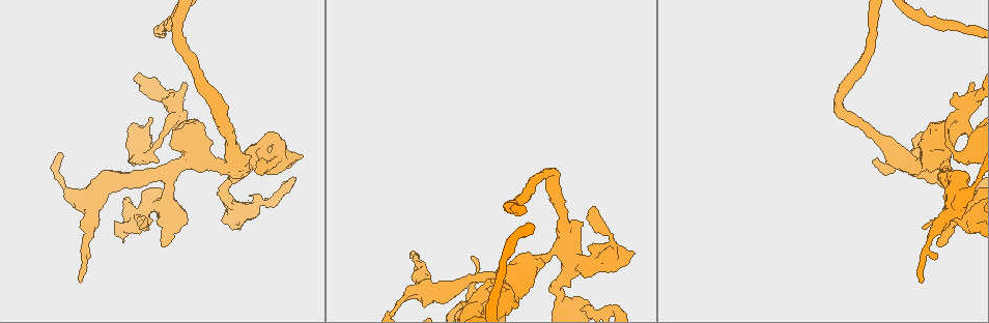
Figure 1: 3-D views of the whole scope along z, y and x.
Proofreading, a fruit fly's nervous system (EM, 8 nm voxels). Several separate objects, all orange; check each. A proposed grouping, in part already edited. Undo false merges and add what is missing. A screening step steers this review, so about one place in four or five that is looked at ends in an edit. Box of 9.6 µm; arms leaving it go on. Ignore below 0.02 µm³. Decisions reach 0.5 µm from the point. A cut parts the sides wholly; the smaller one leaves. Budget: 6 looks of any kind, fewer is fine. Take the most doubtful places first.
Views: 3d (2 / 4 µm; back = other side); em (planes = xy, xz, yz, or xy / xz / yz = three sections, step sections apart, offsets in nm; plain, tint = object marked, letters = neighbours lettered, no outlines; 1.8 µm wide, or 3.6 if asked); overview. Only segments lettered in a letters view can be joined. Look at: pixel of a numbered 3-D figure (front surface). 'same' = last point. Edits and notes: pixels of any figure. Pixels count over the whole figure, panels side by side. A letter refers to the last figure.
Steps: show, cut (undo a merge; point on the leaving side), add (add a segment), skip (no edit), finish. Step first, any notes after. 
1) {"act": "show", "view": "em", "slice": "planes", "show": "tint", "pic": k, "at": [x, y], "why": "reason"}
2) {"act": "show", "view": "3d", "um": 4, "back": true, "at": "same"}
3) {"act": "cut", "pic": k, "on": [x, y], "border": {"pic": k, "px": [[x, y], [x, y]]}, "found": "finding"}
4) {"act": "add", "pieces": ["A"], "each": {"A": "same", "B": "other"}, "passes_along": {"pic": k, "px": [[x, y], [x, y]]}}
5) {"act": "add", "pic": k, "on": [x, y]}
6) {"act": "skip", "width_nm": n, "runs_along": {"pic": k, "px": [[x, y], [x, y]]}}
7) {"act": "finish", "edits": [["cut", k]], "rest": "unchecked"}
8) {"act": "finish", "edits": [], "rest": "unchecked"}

{"act": "show", "view": "em", "slice": "planes", "show": "letters", "pic": 1, "at": [469, 297], "why": "thick turns thin"}

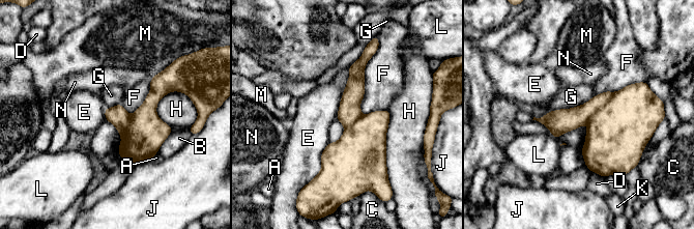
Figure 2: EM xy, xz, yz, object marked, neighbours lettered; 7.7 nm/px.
{"act": "cut", "pic": 2, "on": [572, 118], "each": {"A": "other", "B": "other", "C": "other", "D": "other", "E": "other", "F": "other", "G": "other", "H": "other", "J": "other", "K": "other", "L": "other", "M": "other", "N": "other"}, "border": {"pic": 2, "px": [[613, 92], [586, 122]]}, "found": "a second cell is stuck on"}

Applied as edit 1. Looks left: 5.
{"act": "show", "view": "em", "slice": "planes", "show": "tint", "pic": 1, "at": [913, 165], "why": "looks like a crossing"}

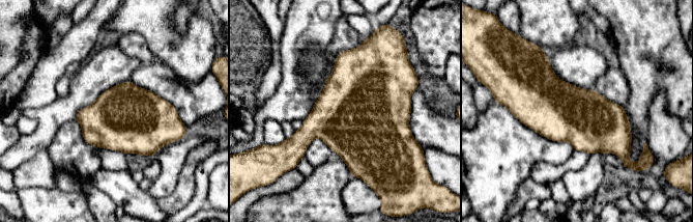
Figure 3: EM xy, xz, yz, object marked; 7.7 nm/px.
{"act": "show", "view": "em", "slice": "planes", "show": "letters", "at": "same", "why": "what lies round it"}

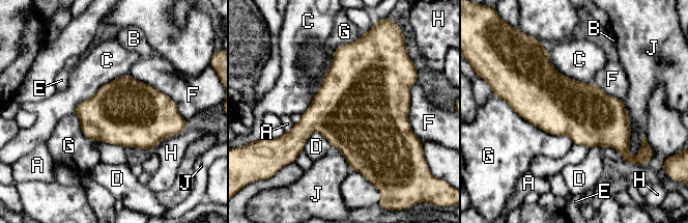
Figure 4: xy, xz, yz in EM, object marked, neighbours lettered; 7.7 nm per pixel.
{"act": "skip", "longest_contact_nm": ["G", 650], "each": {"A": "other", "B": "other", "C": "other", "D": "other", "E": "other", "F": "other", "G": "other", "H": "other", "J": "other"}, "border": {"pic": 4, "px": [[126, 74], [106, 82], [74, 112]]}, "found": "continuous, no second cell"}

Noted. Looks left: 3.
{"act": "show", "view": "3d", "um": 4, "back": true, "pic": 1, "at": [227, 200], "why": "sudden change in width"}

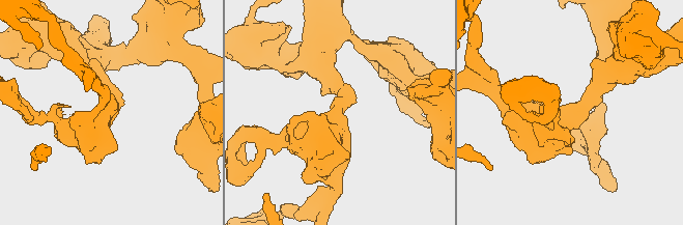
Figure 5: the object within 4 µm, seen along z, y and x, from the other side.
{"act": "show", "view": "em", "slice": "planes", "show": "tint", "pic": 5, "at": [338, 112], "arm_widths_nm": [220, 460]}

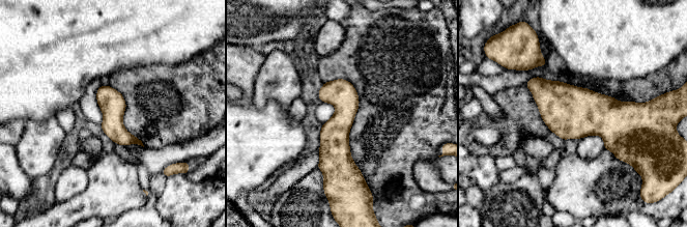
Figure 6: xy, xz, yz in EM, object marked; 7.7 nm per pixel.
{"act": "show", "view": "em", "slice": "planes", "show": "letters", "at": "same"}

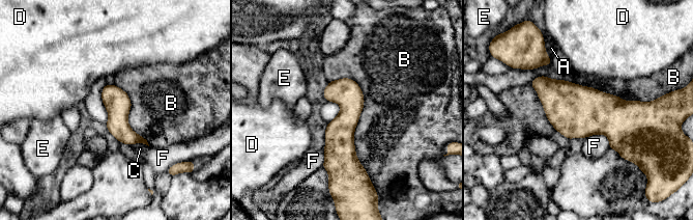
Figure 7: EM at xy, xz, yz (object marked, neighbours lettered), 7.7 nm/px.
{"act": "skip", "width_nm": 200, "each": {"A": "other", "B": "other", "C": "other", "D": "other", "E": "other", "F": "other"}, "border": {"pic": 7, "px": [[329, 80], [371, 181]]}, "found": "all the same cell"}

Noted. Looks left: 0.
{"act": "finish", "edits": [["cut", 2]], "rest": "unchecked"}

